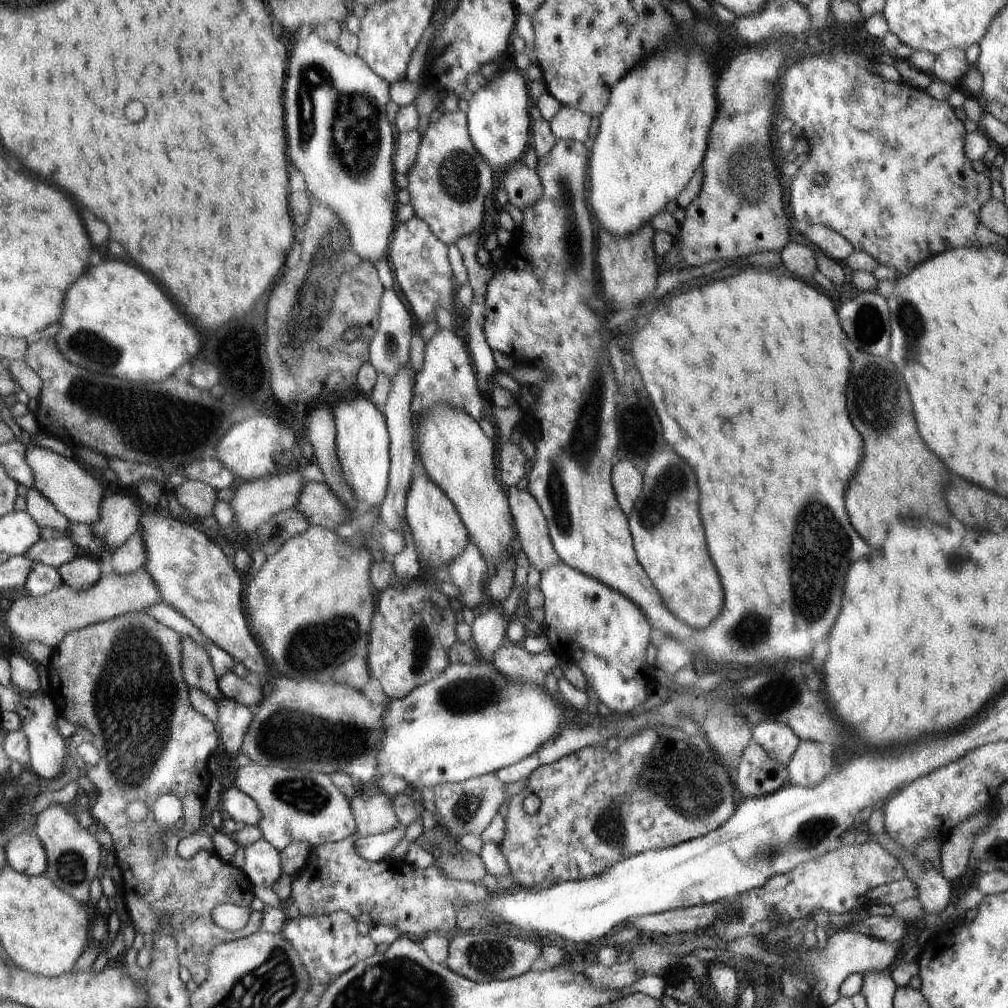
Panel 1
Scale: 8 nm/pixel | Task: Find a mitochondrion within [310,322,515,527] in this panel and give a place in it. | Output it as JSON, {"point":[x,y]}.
{"point":[390,348]}

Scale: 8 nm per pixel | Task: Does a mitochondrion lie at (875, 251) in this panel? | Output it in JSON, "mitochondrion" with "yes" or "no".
{"mitochondrion":"no"}

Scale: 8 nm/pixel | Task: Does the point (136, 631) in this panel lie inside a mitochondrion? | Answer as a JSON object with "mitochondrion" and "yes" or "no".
{"mitochondrion":"yes"}

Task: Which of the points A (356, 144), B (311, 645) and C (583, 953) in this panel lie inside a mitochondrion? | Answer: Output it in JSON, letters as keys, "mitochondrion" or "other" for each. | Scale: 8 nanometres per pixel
{"A":"mitochondrion","B":"mitochondrion","C":"other"}

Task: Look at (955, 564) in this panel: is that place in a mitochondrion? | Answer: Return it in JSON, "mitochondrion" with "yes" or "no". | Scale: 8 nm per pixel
{"mitochondrion":"yes"}

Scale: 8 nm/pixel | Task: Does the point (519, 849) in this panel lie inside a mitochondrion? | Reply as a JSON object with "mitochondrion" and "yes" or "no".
{"mitochondrion":"no"}

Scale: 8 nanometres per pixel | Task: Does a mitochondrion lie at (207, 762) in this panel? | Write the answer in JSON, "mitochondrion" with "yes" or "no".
{"mitochondrion":"no"}

